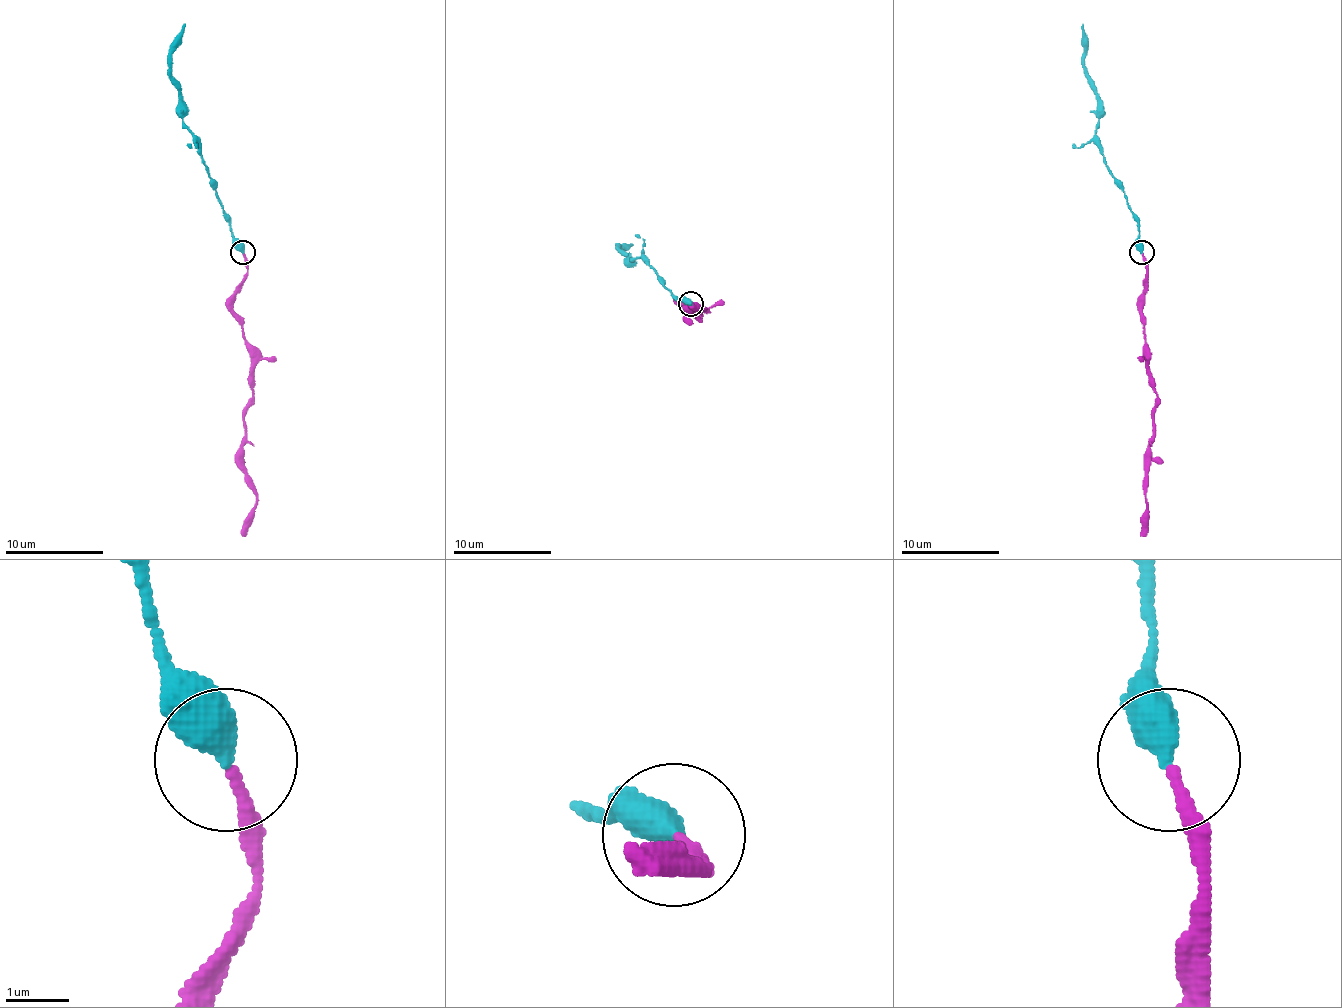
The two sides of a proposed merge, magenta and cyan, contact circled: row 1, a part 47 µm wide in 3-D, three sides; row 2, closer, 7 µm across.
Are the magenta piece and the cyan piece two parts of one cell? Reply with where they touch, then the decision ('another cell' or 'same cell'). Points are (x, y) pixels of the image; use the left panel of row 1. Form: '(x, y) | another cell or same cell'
(242, 252) | same cell

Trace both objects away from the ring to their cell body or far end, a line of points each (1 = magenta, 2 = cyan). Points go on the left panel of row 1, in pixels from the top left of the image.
1: (242, 252), (247, 277), (234, 297), (232, 316), (242, 326), (252, 358), (242, 464), (256, 505), (242, 535)
2: (242, 252), (229, 218), (217, 201), (195, 135), (183, 122), (180, 88), (171, 73), (171, 44), (185, 24)

